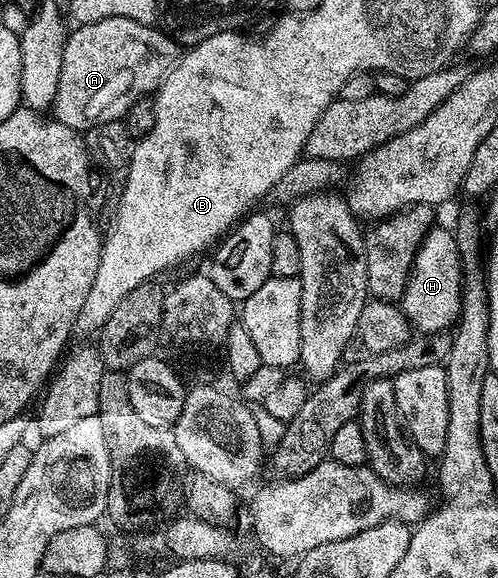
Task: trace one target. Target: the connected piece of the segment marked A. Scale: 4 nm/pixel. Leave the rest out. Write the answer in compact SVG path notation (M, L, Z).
M114 16L75 28L64 44L58 94L55 95L52 114L60 124L79 132L88 131L102 122L123 119L135 102L155 93L178 59L178 45L167 32L132 18Z

